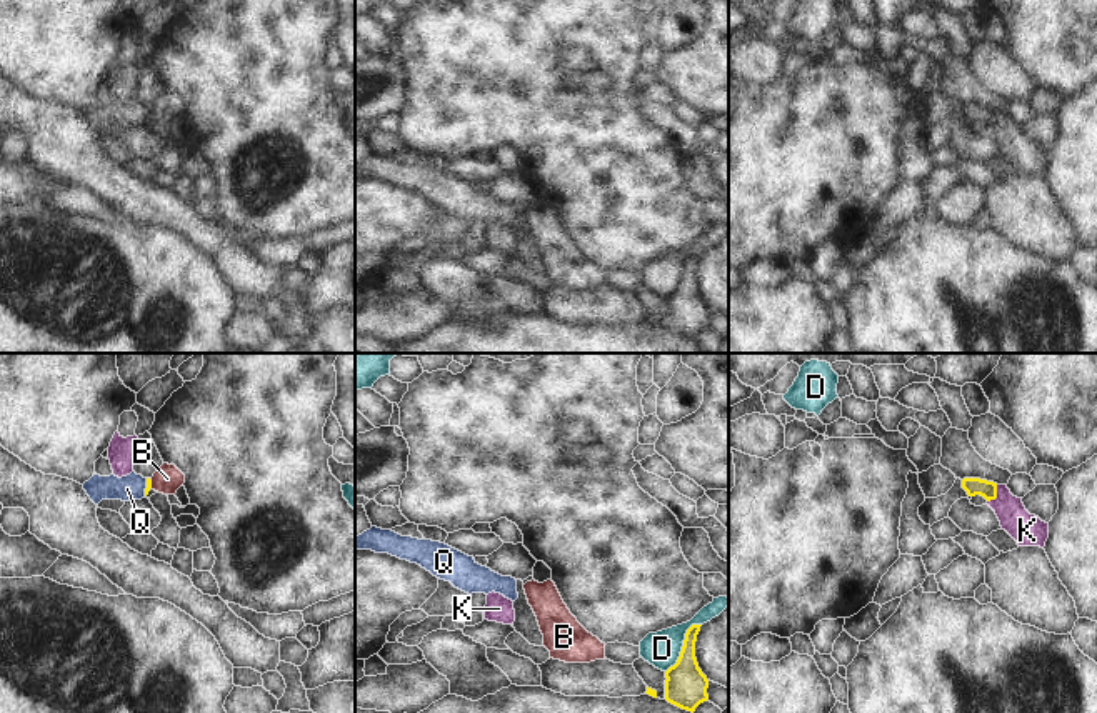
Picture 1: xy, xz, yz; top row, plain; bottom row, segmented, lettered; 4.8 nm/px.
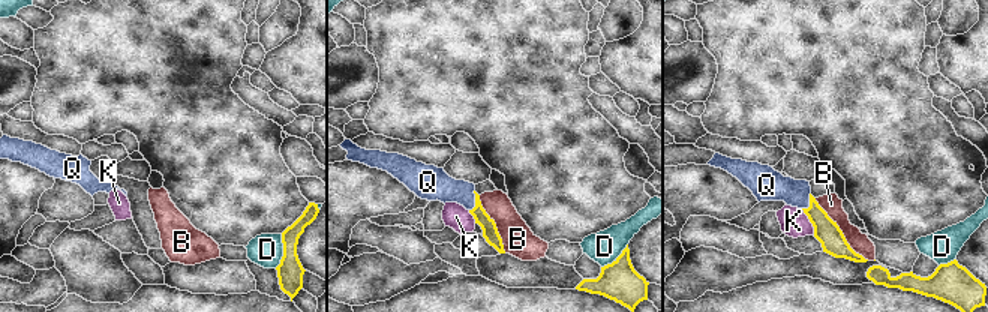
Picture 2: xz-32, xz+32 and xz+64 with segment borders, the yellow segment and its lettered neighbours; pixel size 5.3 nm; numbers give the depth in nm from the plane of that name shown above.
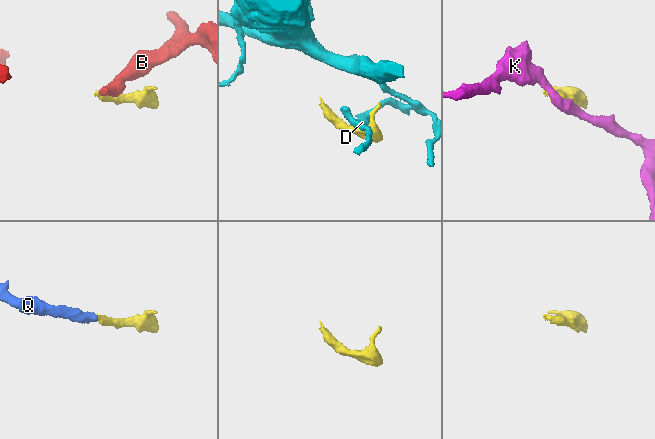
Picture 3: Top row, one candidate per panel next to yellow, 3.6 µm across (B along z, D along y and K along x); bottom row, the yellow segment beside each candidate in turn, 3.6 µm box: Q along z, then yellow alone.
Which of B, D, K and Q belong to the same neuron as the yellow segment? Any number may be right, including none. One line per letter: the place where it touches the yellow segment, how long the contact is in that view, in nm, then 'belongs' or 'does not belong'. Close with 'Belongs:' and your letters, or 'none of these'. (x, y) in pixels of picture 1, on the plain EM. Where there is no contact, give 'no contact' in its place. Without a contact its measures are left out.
B: meets yellow in xy at (150, 110); contact 50 nm long; does not belong
D: meets yellow in xz at (684, 272); contact 300 nm long; does not belong
K: meets yellow in yz at (996, 122); contact 100 nm long; does not belong
Q: meets yellow in xy at (145, 115); contact 100 nm long; belongs
Belongs: Q

